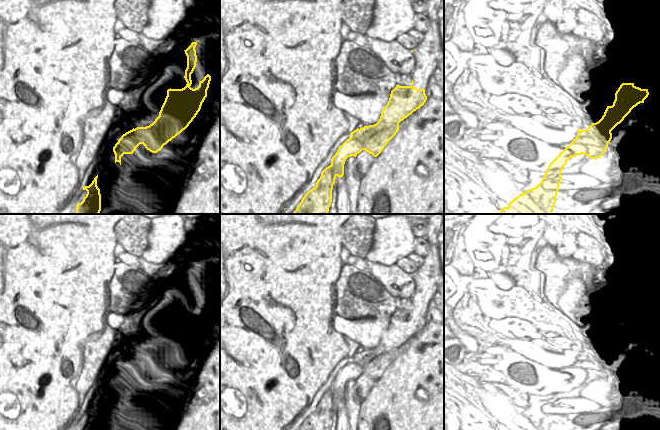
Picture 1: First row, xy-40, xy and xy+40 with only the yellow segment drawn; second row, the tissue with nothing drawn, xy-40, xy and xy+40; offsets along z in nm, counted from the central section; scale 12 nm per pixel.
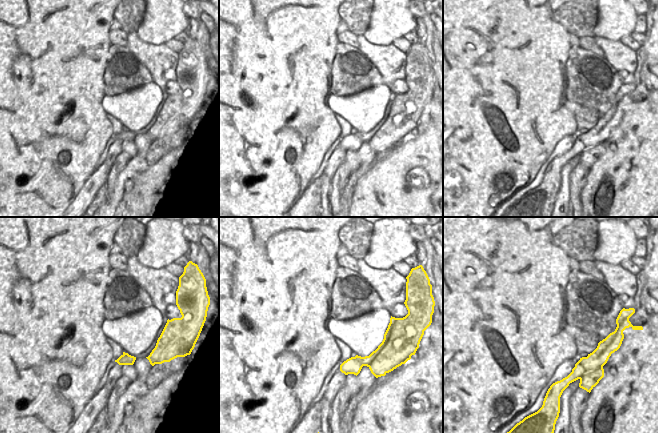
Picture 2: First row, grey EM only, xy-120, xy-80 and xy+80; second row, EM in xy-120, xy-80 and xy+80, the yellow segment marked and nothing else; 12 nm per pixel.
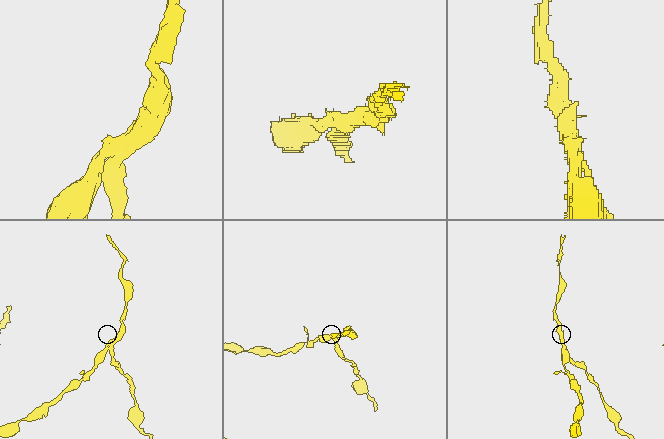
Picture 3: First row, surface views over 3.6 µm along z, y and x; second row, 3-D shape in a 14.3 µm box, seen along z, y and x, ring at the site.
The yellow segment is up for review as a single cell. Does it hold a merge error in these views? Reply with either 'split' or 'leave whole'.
split

